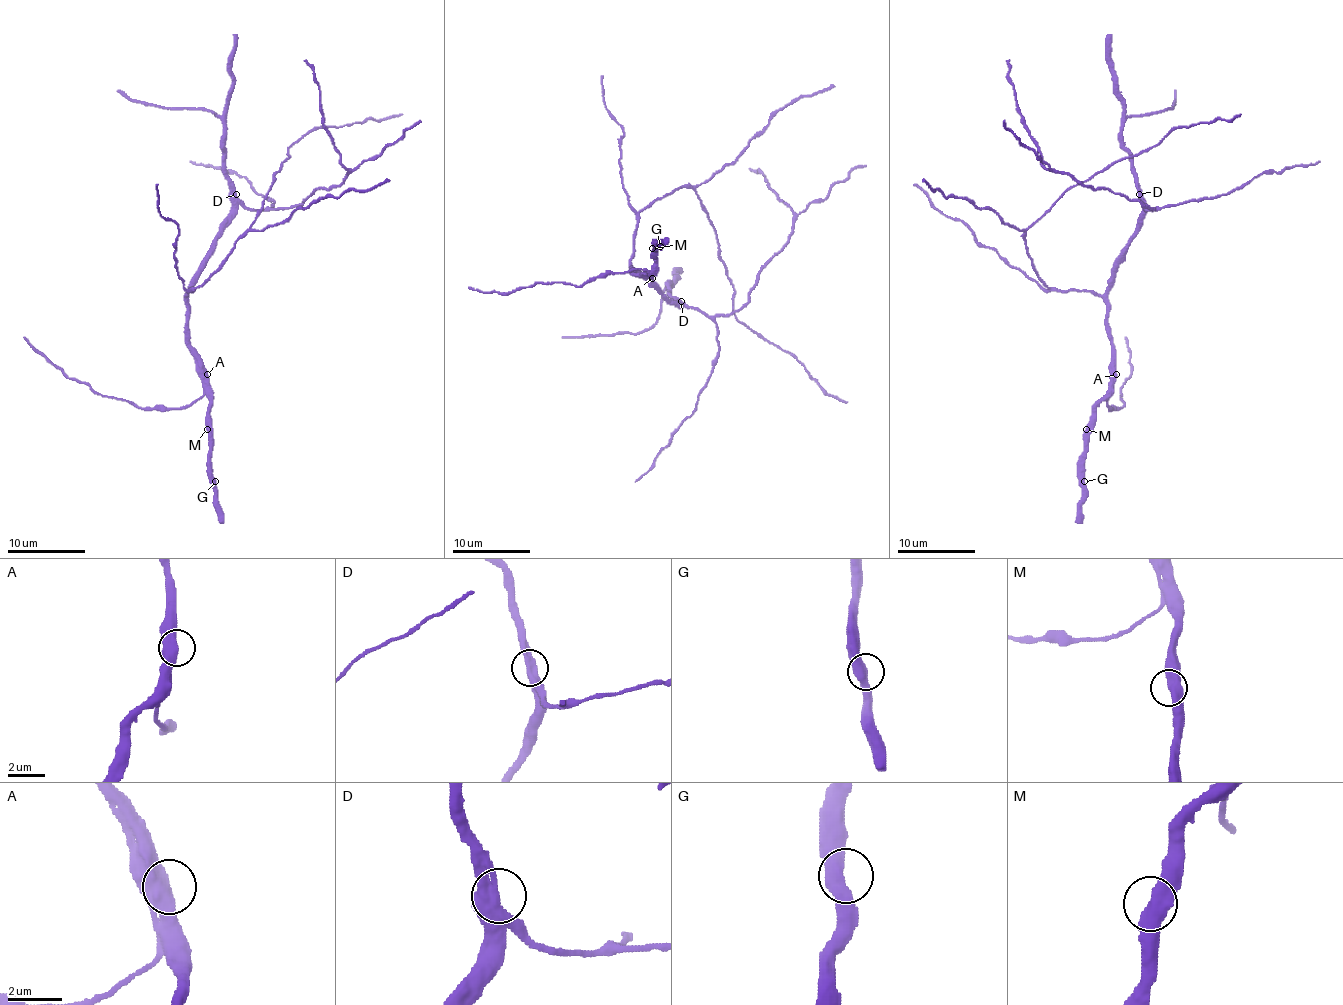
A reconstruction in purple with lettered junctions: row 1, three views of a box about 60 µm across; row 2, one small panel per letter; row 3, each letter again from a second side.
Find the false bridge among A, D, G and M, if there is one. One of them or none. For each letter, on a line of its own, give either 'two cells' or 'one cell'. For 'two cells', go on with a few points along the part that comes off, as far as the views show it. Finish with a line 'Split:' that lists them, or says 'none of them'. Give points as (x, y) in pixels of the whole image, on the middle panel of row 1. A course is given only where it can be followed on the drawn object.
A: one cell
D: one cell
G: one cell
M: one cell
Split: none of them

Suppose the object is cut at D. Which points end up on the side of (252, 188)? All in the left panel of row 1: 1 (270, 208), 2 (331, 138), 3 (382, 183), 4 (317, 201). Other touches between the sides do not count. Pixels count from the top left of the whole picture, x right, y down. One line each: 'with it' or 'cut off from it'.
1: with it
2: with it
3: cut off from it
4: cut off from it

